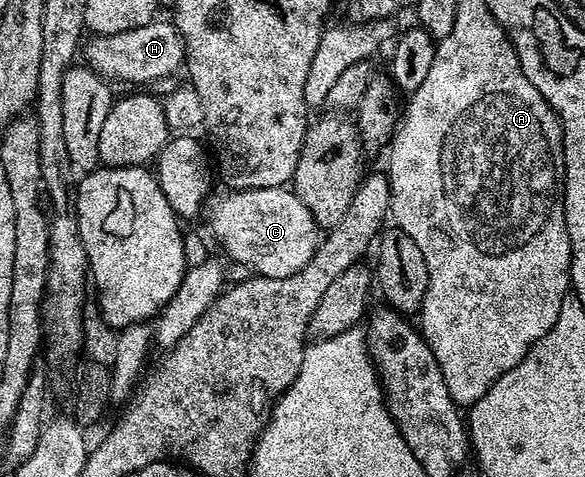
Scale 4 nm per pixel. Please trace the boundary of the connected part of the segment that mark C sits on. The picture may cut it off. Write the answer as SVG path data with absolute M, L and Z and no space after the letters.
M290 187L222 191L216 191L210 197L205 217L216 242L232 256L235 264L245 264L252 273L265 278L289 278L289 274L297 274L297 270L301 270L314 258L321 243L321 229L309 206L305 206L305 202L301 202L301 198L297 198Z

